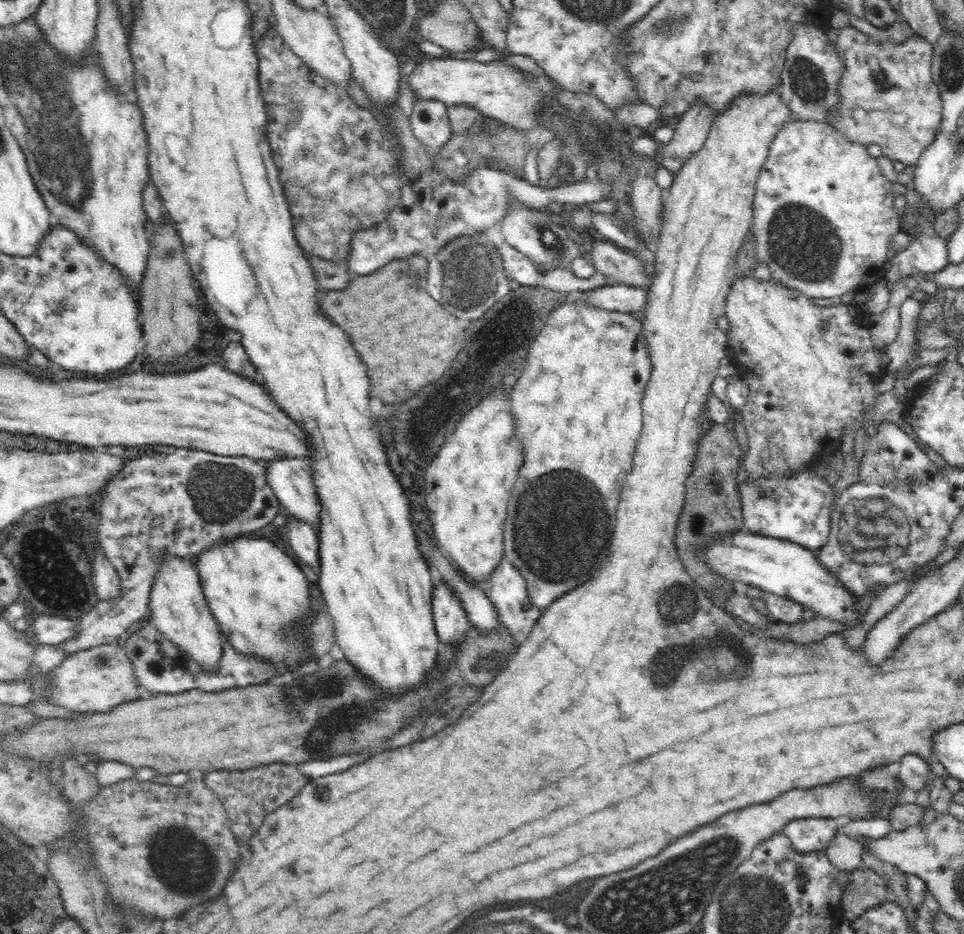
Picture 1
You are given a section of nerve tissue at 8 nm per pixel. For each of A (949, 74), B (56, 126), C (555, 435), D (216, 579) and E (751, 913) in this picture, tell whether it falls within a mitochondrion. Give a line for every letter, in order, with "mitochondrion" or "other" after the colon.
A: mitochondrion
B: mitochondrion
C: other
D: other
E: mitochondrion

